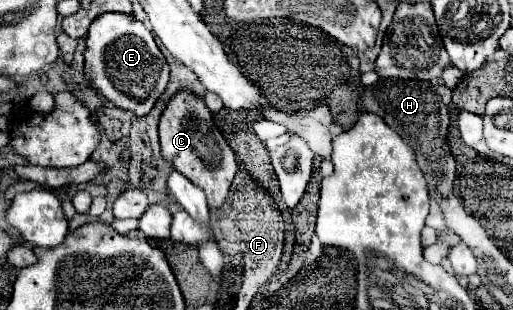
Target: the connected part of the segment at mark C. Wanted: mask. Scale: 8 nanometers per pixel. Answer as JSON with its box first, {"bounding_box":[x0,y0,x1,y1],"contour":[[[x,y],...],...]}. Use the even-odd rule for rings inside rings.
{"bounding_box":[159,90,239,210],"contour":[[[179,90],[173,94],[159,118],[159,138],[161,138],[161,154],[163,158],[185,178],[189,178],[195,186],[205,190],[211,210],[221,208],[225,202],[233,176],[239,170],[235,152],[219,132],[213,122],[213,112],[207,108],[205,100],[193,92]]]}

